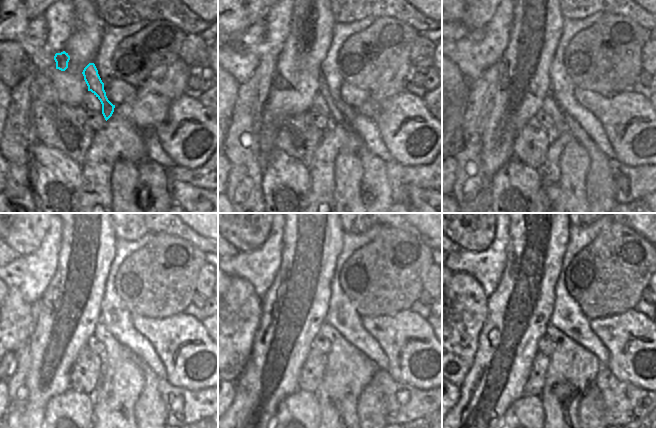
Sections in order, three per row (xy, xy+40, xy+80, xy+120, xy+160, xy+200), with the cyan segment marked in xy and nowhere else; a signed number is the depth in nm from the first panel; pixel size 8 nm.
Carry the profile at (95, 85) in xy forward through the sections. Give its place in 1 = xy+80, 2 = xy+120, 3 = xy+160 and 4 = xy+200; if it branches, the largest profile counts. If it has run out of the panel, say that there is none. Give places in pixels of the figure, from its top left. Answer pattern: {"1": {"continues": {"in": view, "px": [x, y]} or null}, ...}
{"1": {"continues": {"in": "xy+80", "px": [600, 189]}}, "2": {"continues": {"in": "xy+120", "px": [150, 412]}}, "3": {"continues": {"in": "xy+160", "px": [370, 407]}}, "4": {"continues": {"in": "xy+200", "px": [591, 415]}}}

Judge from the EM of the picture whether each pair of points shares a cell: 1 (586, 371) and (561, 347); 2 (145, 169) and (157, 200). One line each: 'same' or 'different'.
1: same
2: same

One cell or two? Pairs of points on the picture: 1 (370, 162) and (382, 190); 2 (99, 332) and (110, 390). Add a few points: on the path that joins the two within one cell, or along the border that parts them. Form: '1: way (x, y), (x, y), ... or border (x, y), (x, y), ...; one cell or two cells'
1: way (374, 169), (375, 183); one cell
2: way (112, 346), (112, 376); one cell

